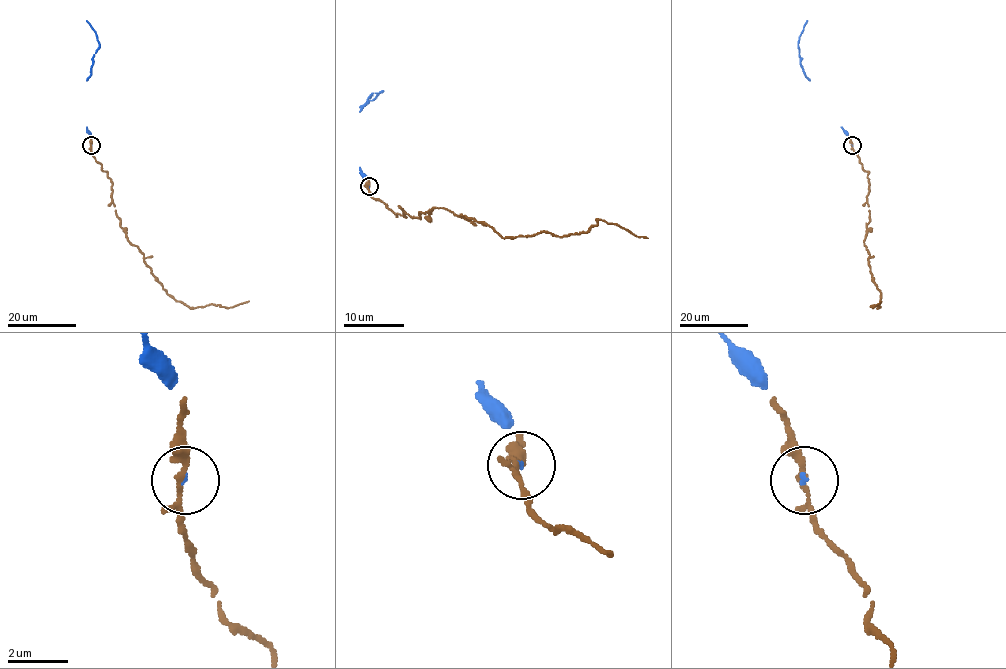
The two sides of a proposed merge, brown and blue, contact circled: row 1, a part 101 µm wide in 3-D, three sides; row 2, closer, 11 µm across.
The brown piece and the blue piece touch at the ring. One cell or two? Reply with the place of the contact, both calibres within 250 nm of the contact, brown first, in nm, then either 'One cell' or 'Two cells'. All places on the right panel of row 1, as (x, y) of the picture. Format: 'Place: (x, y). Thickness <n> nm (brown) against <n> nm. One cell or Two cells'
Place: (852, 145). Thickness 150 nm (brown) against 60 nm. One cell

